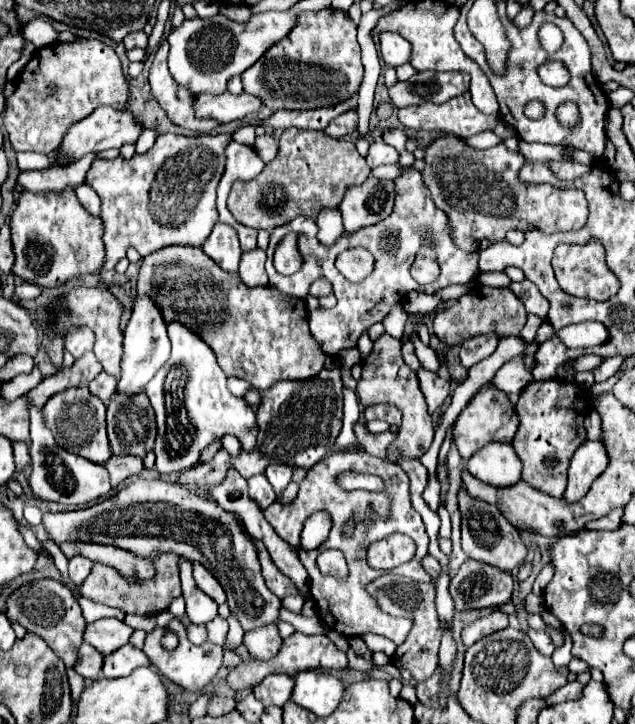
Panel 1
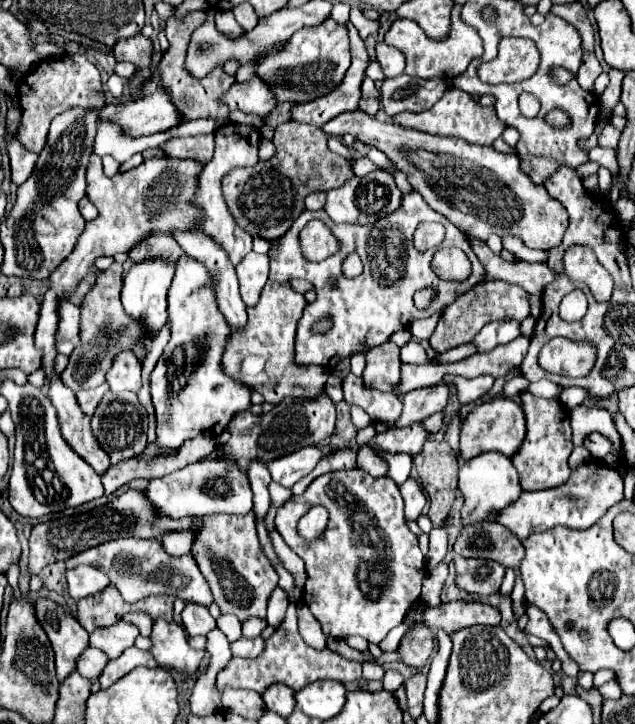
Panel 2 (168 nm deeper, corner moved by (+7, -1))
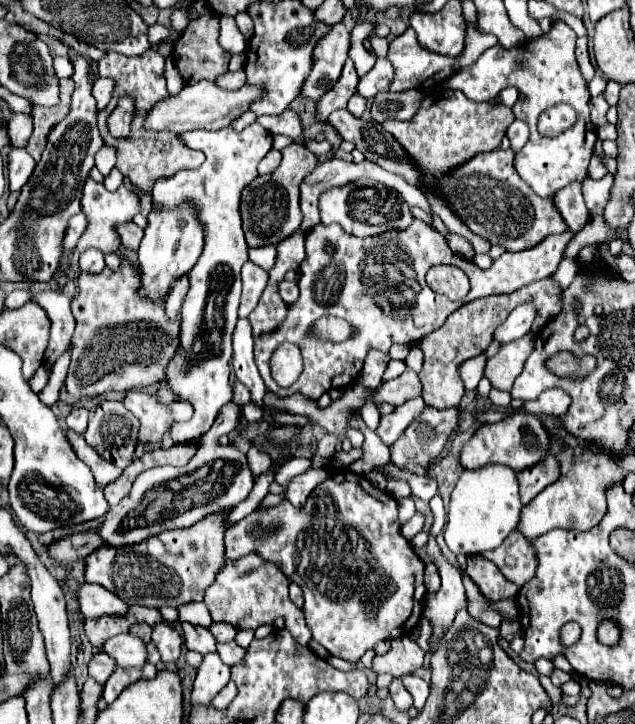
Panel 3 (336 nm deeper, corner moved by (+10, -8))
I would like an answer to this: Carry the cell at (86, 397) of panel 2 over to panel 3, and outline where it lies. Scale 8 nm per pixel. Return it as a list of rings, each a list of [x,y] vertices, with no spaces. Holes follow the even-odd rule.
[[[79,408],[79,410],[71,410],[71,414],[67,416],[67,420],[65,420],[65,424],[67,424],[67,428],[69,430],[73,430],[73,432],[77,432],[77,434],[83,434],[85,432],[85,428],[87,428],[87,420],[89,420],[89,410],[85,410],[85,408]]]

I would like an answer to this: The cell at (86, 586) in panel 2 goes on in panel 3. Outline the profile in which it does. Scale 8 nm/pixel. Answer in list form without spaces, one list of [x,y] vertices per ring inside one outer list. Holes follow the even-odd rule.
[[[83,584],[79,590],[79,604],[81,614],[85,618],[101,618],[101,616],[125,616],[129,606],[113,596],[113,592],[105,592],[99,584]]]

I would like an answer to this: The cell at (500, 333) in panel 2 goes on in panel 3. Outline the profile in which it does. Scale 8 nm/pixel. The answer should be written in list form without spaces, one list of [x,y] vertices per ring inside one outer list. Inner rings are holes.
[[[531,302],[519,304],[519,306],[509,314],[509,318],[501,324],[501,328],[497,328],[493,340],[501,342],[501,344],[507,344],[507,342],[511,342],[511,340],[523,338],[523,336],[531,330],[535,316],[537,316],[535,304],[531,304]]]

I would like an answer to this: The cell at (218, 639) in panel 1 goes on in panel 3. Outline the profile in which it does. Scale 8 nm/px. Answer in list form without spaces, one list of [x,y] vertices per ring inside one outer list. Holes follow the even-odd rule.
[[[215,652],[205,656],[197,670],[195,686],[191,692],[191,702],[193,704],[209,704],[213,700],[213,696],[227,682],[229,682],[229,666],[225,666]]]

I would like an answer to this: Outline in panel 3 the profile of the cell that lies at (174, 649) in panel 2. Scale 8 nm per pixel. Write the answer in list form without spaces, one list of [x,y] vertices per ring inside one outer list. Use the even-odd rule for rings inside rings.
[[[161,622],[161,624],[153,626],[153,644],[161,652],[163,662],[165,664],[171,664],[171,662],[177,662],[177,658],[181,656],[183,638],[175,630],[175,626],[171,626],[167,622]]]

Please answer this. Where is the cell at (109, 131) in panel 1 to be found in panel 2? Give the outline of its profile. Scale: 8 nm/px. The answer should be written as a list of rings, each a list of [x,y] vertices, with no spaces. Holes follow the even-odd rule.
[[[158,87],[154,95],[130,103],[106,105],[104,109],[100,109],[98,117],[100,121],[116,123],[122,129],[122,133],[130,137],[160,133],[180,123],[180,115],[172,105],[170,93],[162,87]]]

